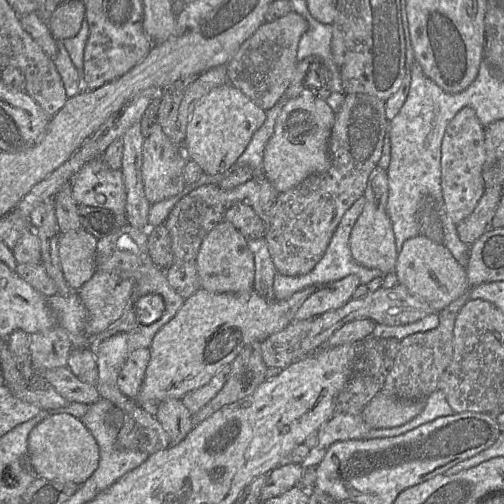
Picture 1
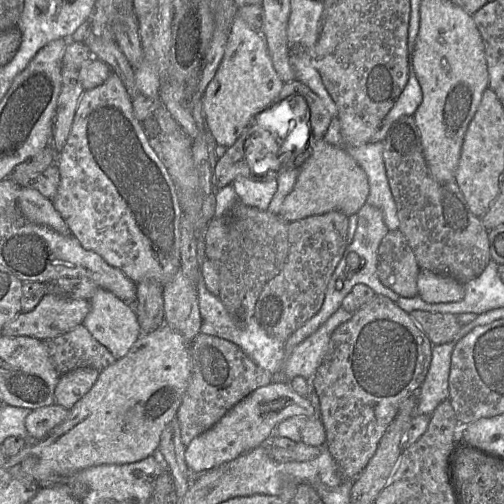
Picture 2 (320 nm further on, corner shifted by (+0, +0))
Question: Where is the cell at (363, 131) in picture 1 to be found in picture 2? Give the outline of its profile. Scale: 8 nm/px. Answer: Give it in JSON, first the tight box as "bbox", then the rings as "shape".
{"bbox":[254,211,349,341],"shape":[[[339,211],[288,223],[289,251],[280,273],[263,288],[254,317],[271,336],[283,341],[321,308],[328,282],[348,247],[349,217]]]}

